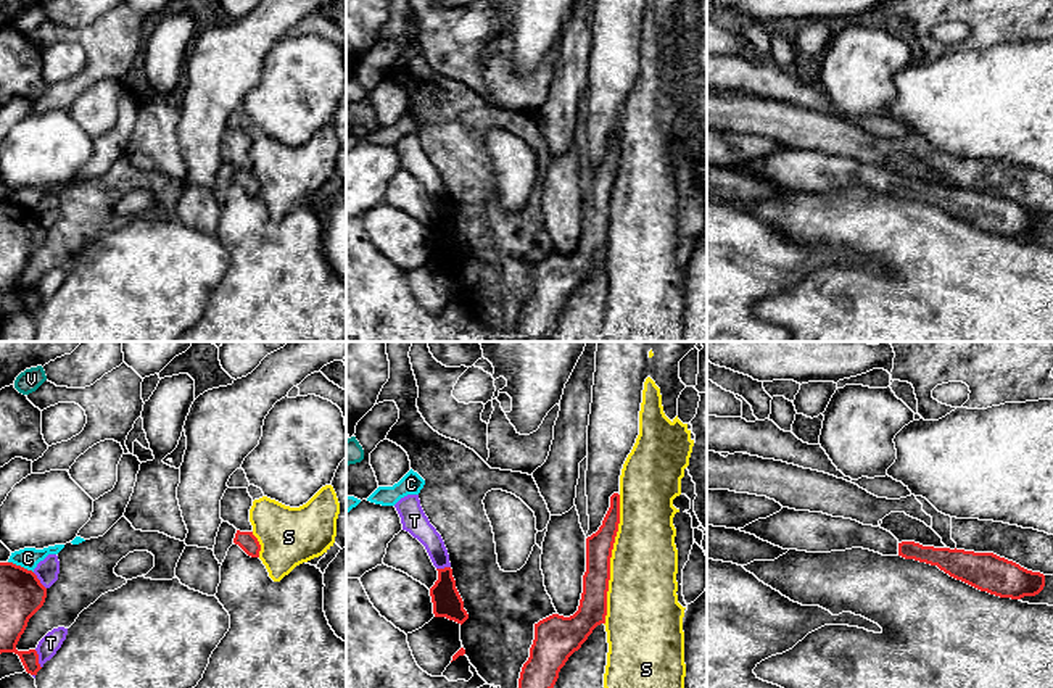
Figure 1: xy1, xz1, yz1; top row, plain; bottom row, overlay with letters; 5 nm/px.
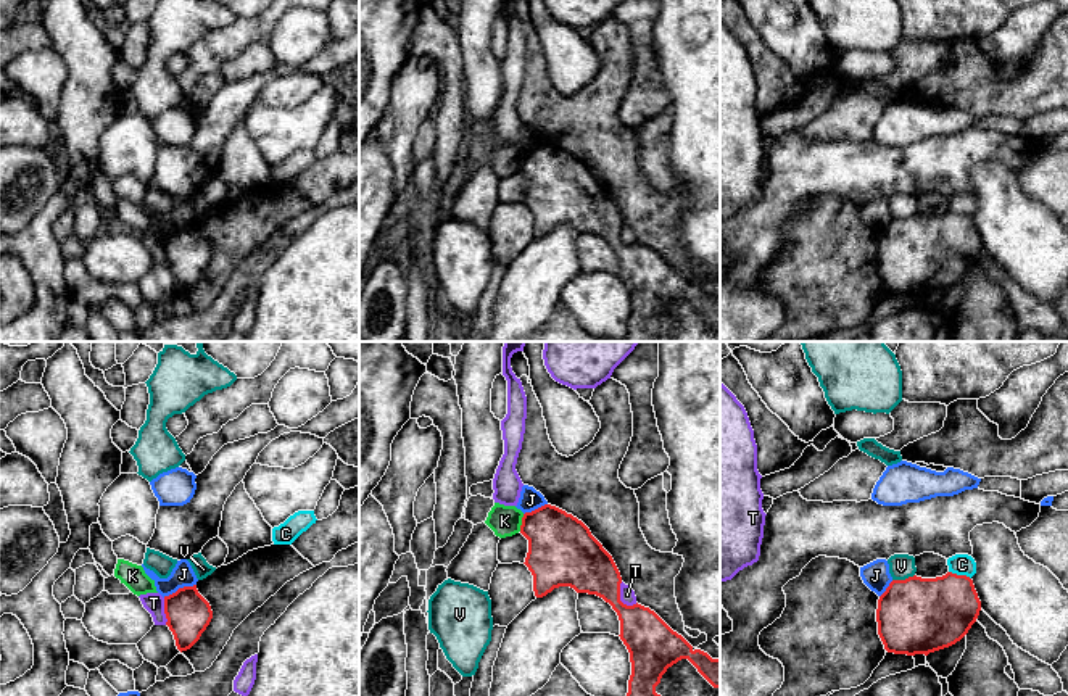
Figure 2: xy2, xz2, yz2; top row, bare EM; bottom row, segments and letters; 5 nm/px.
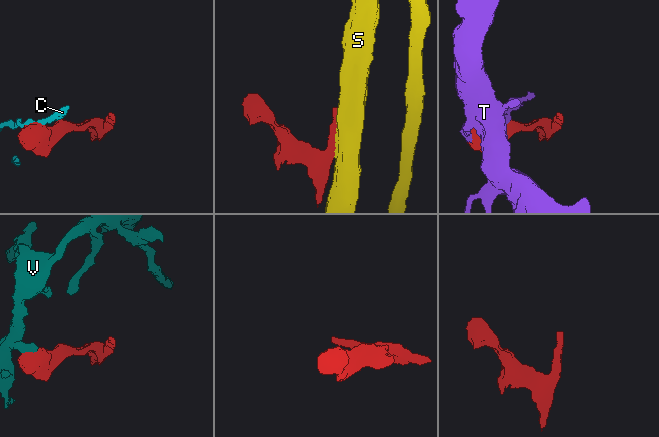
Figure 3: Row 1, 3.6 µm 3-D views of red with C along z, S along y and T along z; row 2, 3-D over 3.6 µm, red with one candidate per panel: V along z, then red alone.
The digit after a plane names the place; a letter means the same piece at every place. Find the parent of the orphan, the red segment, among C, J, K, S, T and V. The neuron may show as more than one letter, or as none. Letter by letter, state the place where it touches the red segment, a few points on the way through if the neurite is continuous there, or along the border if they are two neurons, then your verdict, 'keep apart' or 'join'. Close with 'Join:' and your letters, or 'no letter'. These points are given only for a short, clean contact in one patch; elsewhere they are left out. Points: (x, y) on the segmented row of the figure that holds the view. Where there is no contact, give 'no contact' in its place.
C: xy1 (20, 566) | along xy1 (8, 561), (33, 572) | keep apart
J: xy2 (179, 588) | along xy2 (195, 584), (179, 587), (163, 596) | keep apart
K: xz2 (522, 522) | along xz2 (524, 514), (519, 530) | keep apart
S: xz1 (609, 559) | keep apart
T: xz2 (619, 598) | keep apart
V: yz2 (902, 580) | along yz2 (914, 574), (893, 580) | keep apart
Join: no letter

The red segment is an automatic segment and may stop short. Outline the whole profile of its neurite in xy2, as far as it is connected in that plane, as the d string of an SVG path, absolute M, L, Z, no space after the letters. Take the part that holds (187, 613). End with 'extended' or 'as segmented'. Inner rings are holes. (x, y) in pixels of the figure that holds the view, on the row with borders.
M197 585L179 588L164 596L166 625L174 635L177 649L190 649L213 619L209 603L198 593Z | as segmented

